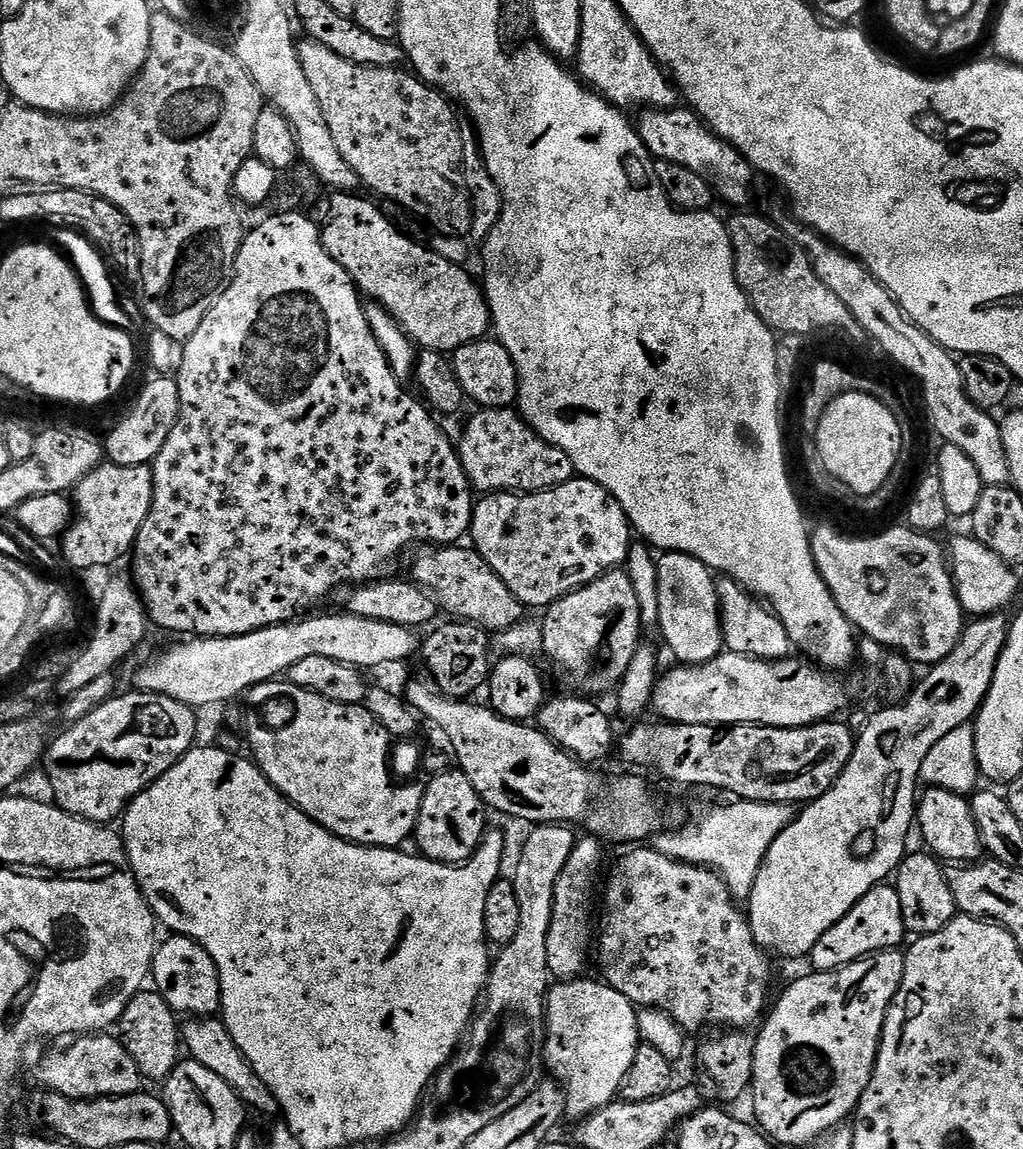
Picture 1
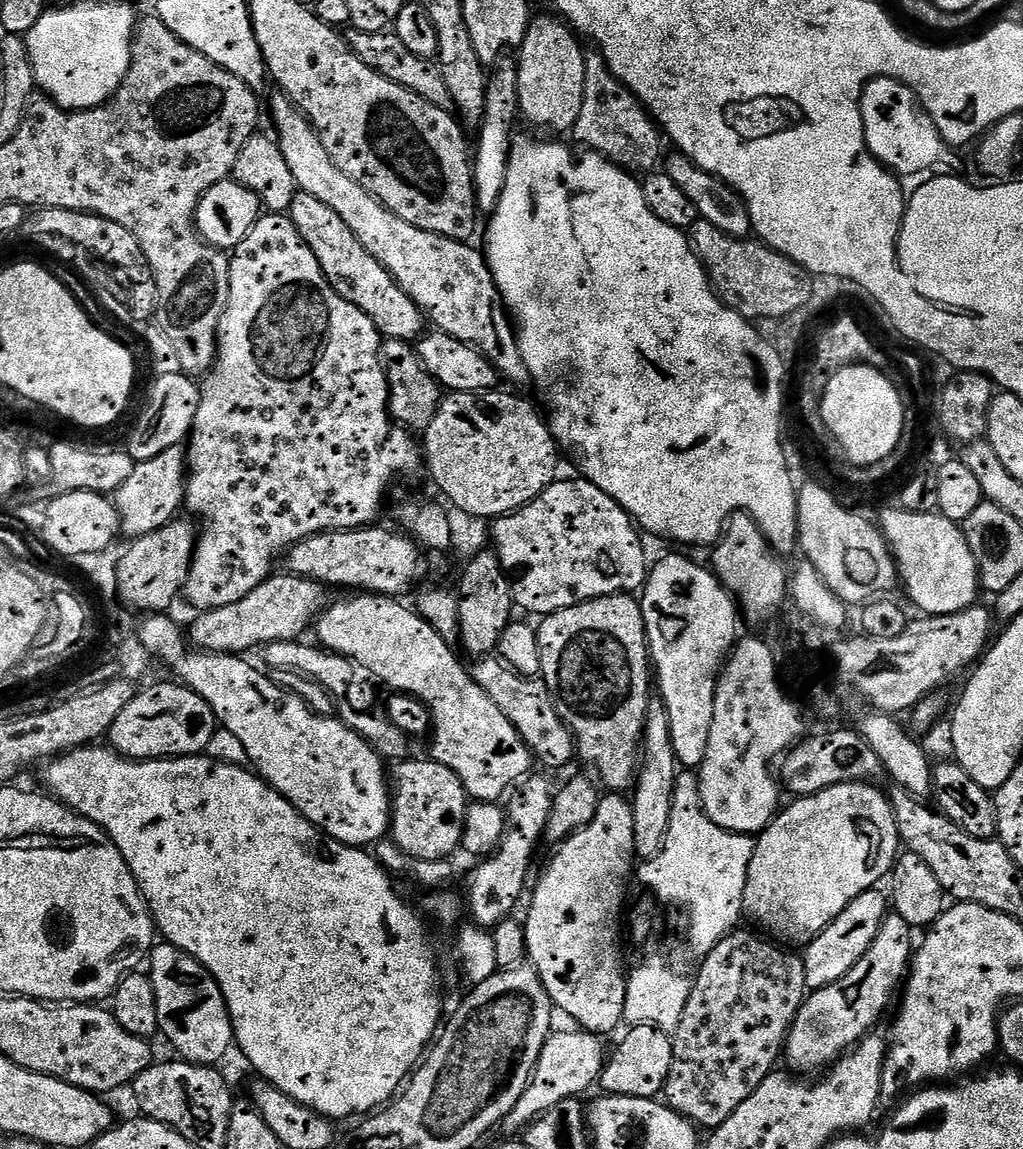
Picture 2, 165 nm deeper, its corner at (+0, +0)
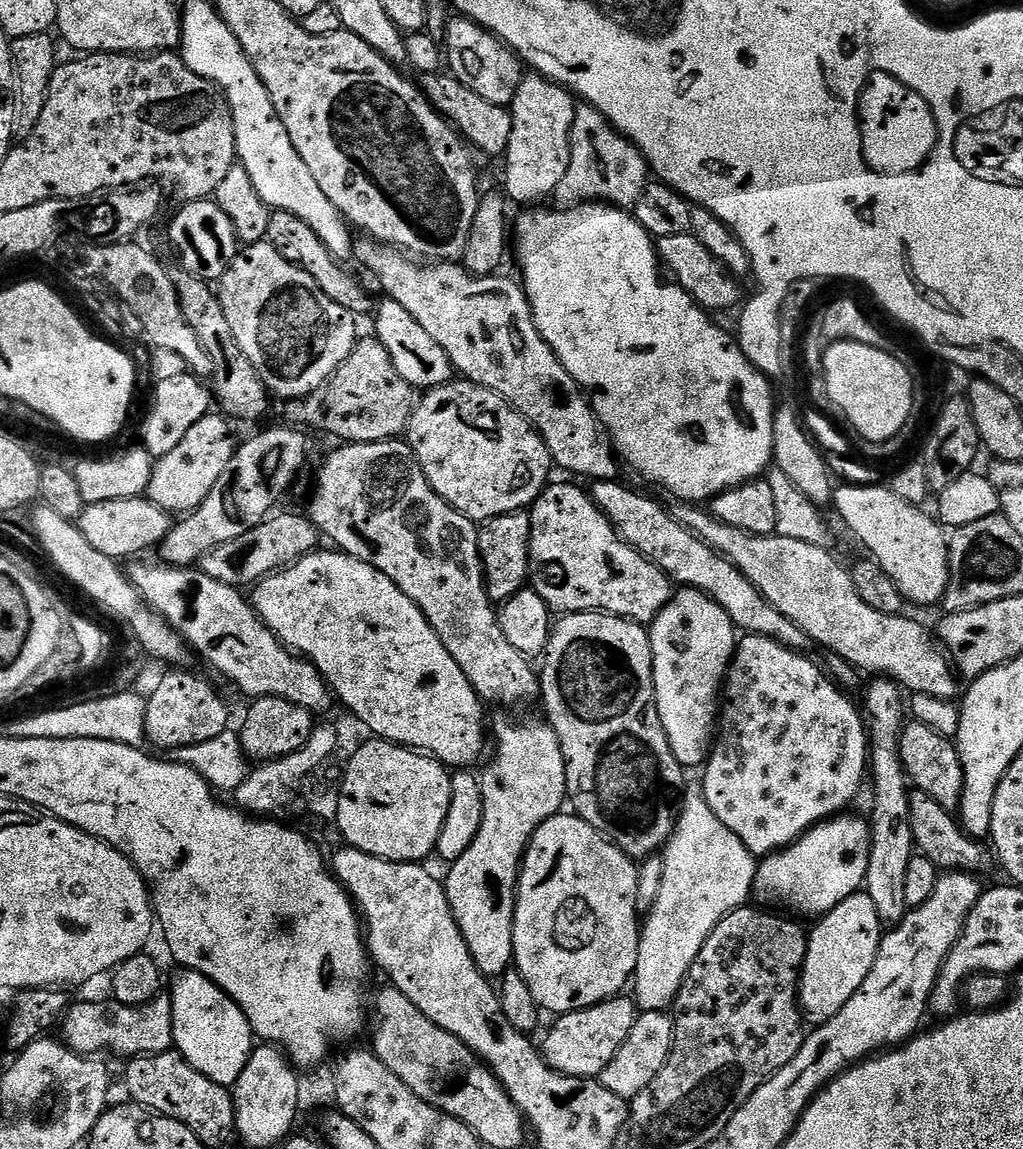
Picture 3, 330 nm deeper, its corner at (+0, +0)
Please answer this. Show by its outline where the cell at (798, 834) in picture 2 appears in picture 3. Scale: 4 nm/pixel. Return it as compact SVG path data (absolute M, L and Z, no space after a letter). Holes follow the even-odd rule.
M837 814L823 820L787 848L763 857L757 863L752 883L755 903L768 910L783 910L797 917L819 918L861 891L865 887L864 879L870 862L872 833L867 819L859 820L848 815Z

